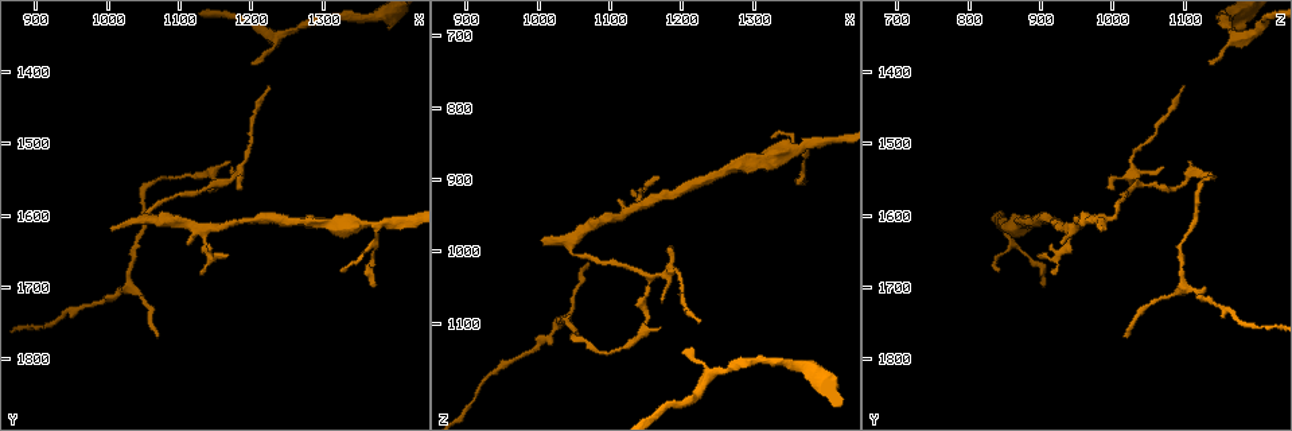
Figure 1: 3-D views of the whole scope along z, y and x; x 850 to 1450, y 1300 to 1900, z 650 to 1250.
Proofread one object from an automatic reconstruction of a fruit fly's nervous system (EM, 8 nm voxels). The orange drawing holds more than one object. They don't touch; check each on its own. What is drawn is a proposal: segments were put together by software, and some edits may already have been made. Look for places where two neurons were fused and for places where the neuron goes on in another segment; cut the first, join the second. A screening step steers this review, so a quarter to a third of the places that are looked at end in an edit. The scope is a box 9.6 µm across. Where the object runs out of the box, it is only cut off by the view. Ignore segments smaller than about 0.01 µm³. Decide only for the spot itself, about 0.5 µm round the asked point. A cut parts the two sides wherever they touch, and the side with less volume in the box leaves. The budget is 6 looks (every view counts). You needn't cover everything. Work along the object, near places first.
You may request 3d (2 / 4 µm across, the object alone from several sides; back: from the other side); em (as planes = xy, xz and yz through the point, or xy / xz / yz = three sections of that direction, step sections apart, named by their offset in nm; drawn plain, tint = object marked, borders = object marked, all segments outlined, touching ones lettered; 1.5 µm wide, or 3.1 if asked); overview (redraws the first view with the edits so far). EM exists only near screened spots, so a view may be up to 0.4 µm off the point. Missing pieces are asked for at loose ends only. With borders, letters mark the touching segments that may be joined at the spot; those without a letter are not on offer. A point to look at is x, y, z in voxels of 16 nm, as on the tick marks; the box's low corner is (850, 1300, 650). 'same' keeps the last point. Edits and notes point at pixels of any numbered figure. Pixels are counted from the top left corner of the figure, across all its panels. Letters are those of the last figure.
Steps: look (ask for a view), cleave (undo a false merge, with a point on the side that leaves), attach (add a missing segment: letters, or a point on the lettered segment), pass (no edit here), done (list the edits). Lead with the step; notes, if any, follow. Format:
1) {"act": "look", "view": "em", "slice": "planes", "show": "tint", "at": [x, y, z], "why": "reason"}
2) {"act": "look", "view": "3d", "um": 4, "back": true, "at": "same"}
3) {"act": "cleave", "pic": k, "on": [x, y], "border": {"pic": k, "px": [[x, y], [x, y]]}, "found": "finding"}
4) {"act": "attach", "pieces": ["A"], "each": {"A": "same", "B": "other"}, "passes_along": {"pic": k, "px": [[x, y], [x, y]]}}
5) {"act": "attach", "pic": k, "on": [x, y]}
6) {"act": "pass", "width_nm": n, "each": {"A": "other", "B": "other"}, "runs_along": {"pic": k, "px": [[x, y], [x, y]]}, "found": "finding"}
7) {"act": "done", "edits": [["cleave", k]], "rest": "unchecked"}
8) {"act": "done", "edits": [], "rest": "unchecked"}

{"act": "look", "view": "em", "slice": "xz", "step": 4, "show": "borders", "at": [1135, 1620, 935], "why": "three arms meet"}

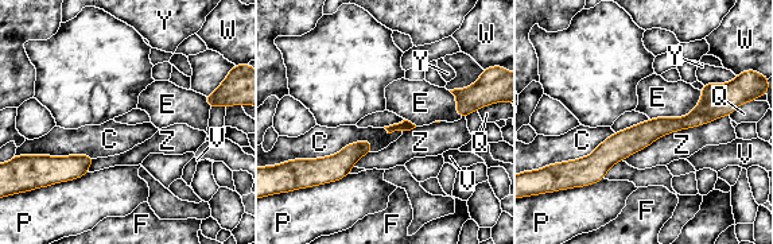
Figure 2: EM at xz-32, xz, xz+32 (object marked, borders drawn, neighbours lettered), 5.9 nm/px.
{"act": "pass", "width_nm": 50, "longest_contact_nm": ["Z", 700], "each": {"C": "other", "E": "other", "F": "other", "P": "other", "Q": "other", "V": "other", "W": "other", "Y": "other", "Z": "other"}, "found": "all the same neuron"}

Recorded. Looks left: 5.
{"act": "look", "view": "em", "slice": "planes", "show": "borders", "at": [1005, 1620, 980], "why": "free end"}

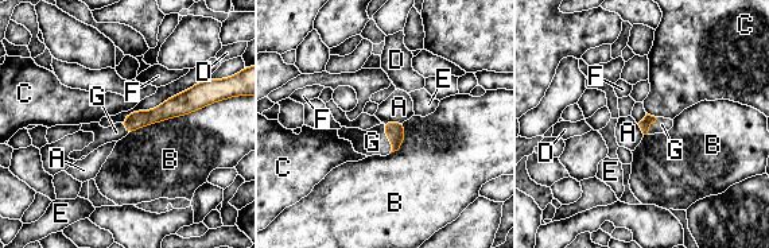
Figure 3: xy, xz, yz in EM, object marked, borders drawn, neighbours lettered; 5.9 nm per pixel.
{"act": "attach", "pic": 3, "on": [372, 142], "each": {"A": "other", "B": "other", "C": "other", "D": "other", "E": "other", "F": "other", "G": "same"}, "passes_along": {"pic": 3, "px": [[396, 134], [388, 138], [372, 142]]}, "found": "the neuron continues"}

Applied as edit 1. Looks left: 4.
{"act": "look", "view": "em", "slice": "planes", "show": "borders", "at": [1070, 1770, 1020], "why": "thin end"}

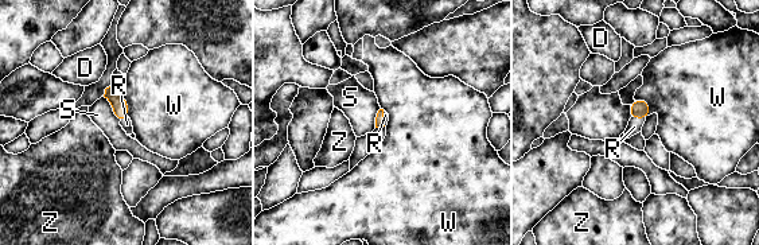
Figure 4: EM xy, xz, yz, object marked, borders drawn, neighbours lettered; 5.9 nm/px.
{"act": "attach", "pic": 4, "on": [634, 127], "each": {"D": "other", "R": "same", "S": "other", "W": "other", "Z": "other"}, "passes_along": {"pic": 4, "px": [[639, 108], [638, 117], [634, 127]]}, "found": "the neuron continues"}

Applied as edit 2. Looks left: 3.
{"act": "done", "edits": [["attach", 3], ["attach", 4]], "rest": "unchecked"}

